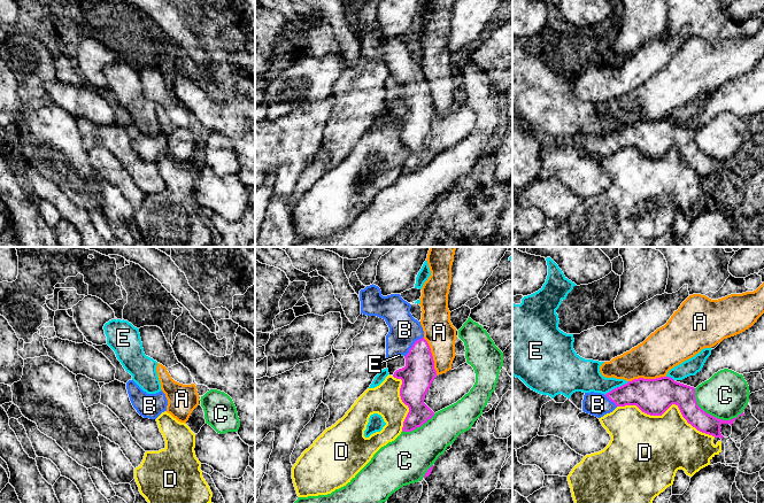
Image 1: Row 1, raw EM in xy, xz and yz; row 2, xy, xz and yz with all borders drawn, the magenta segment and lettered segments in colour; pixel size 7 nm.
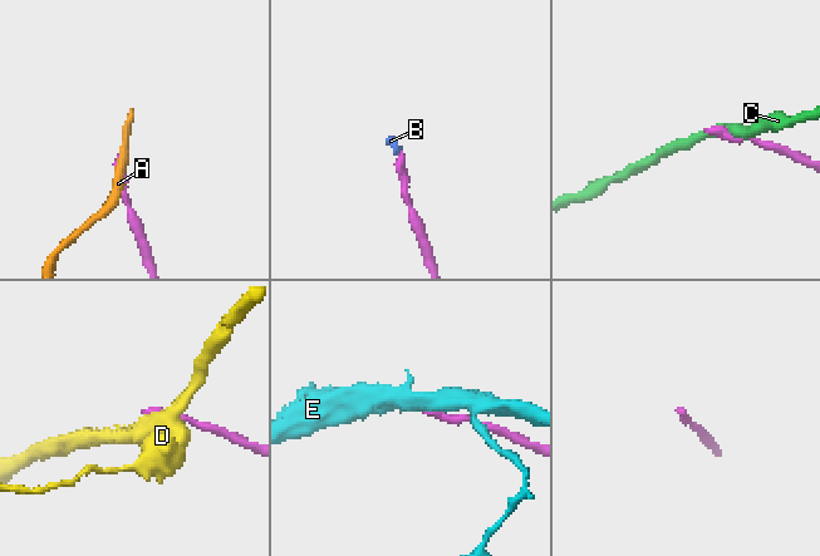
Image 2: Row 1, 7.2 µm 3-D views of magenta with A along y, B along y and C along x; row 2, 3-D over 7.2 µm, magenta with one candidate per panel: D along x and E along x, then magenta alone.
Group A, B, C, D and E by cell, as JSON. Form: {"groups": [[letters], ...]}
{"groups": [["A"], ["B"], ["C"], ["D"], ["E"]]}

